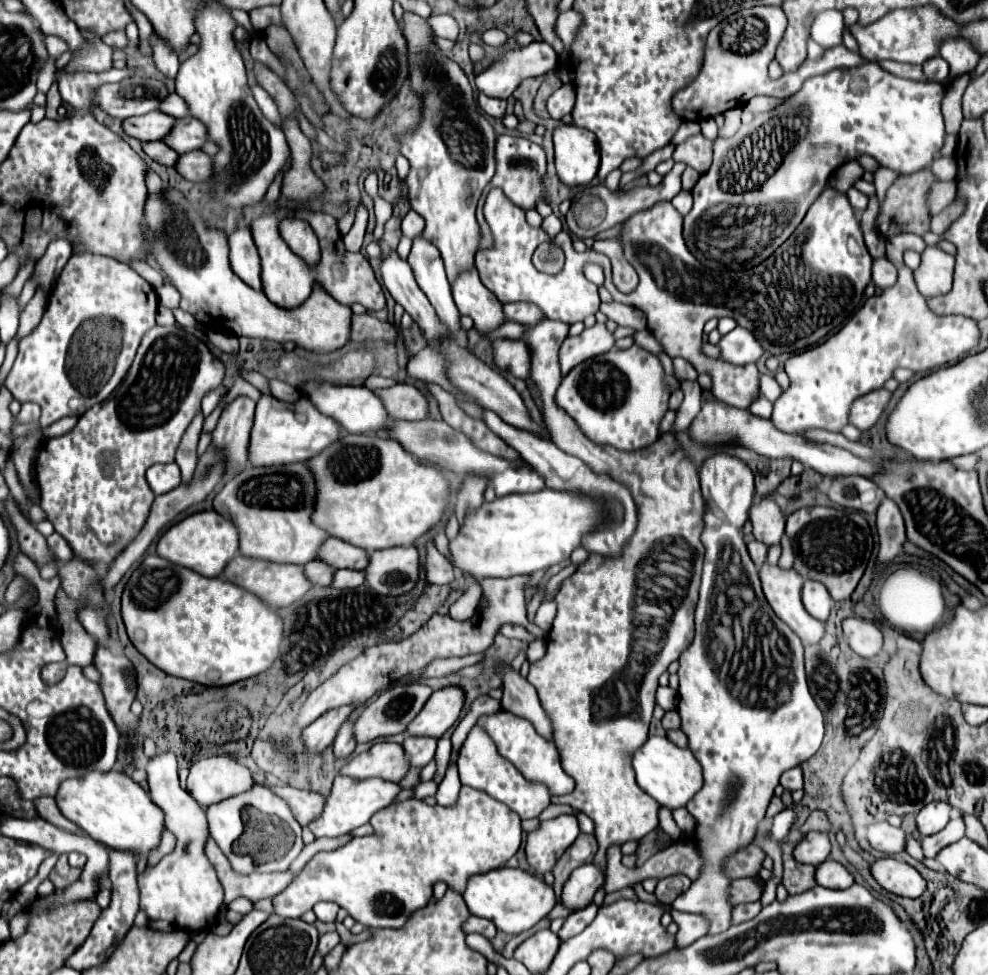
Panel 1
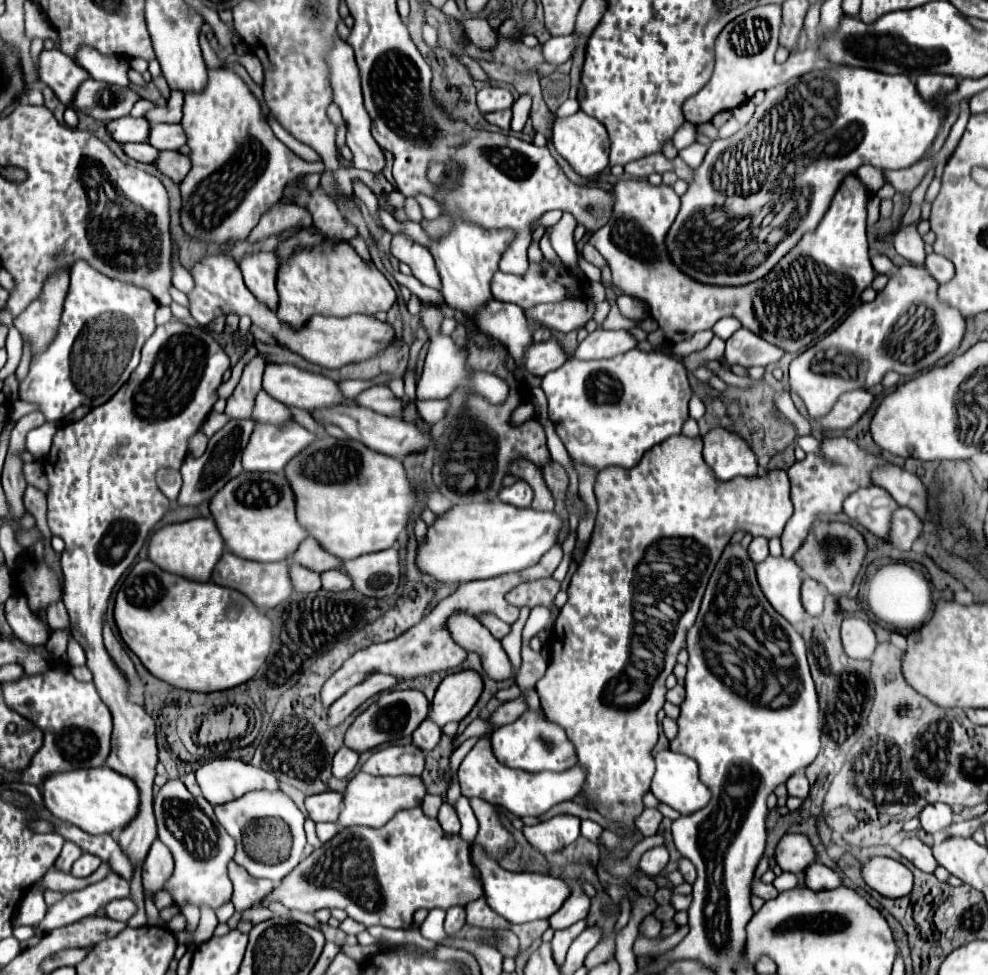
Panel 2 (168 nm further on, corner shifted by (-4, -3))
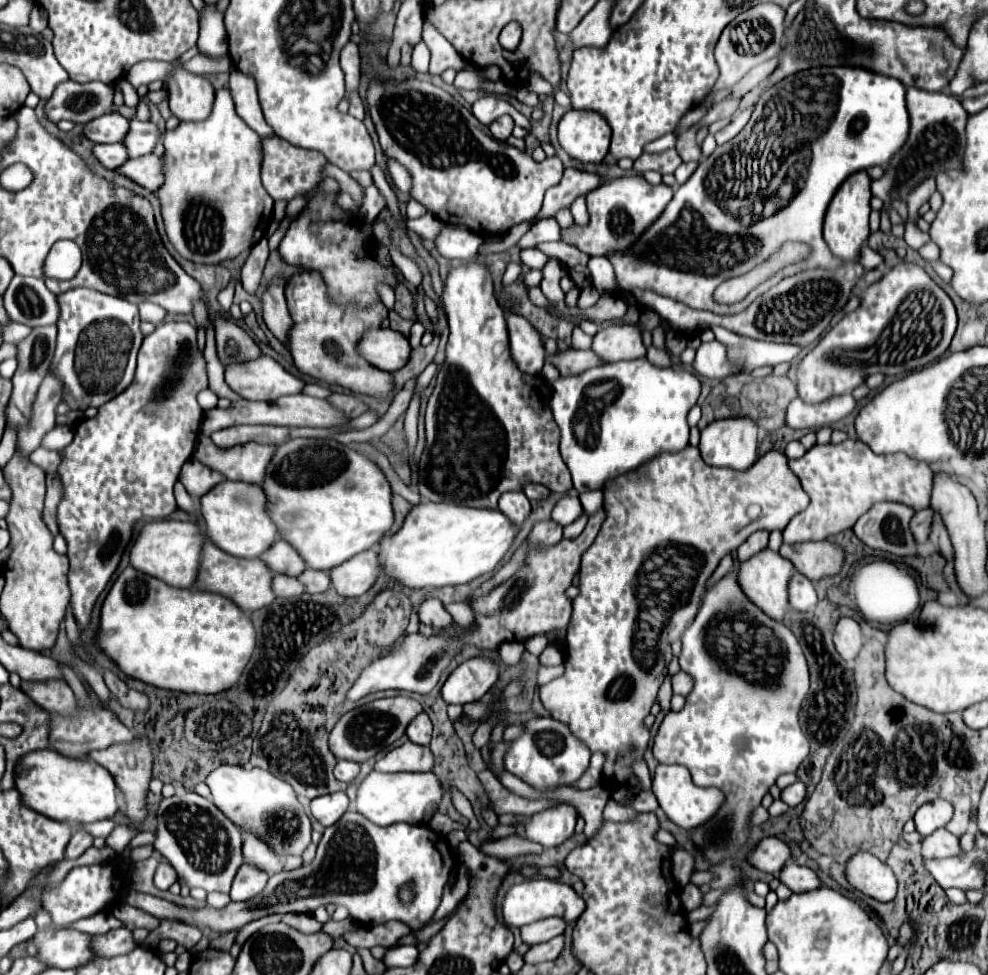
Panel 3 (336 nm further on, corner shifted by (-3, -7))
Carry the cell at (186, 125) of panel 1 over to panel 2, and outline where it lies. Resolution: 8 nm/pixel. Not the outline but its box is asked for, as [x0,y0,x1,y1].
[147,123,187,151]

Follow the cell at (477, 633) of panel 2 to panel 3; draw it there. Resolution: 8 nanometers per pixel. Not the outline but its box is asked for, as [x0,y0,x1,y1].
[418,599,456,631]

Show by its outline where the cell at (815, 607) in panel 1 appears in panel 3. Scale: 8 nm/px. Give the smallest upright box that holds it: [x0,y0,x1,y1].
[788,573,818,611]

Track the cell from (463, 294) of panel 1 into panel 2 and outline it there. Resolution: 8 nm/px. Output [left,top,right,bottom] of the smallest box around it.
[477,299,541,387]

